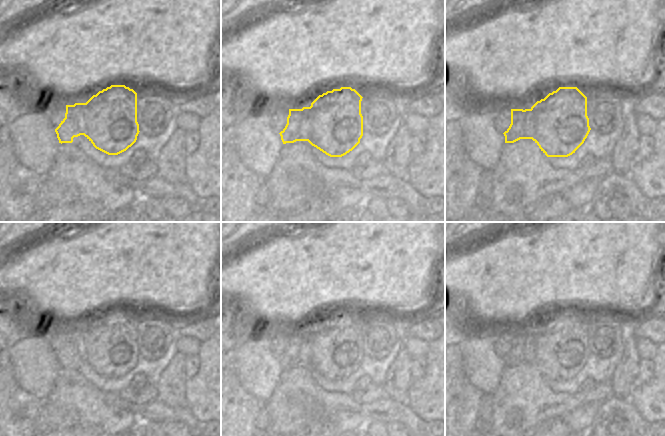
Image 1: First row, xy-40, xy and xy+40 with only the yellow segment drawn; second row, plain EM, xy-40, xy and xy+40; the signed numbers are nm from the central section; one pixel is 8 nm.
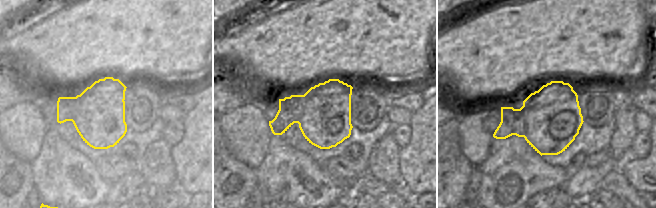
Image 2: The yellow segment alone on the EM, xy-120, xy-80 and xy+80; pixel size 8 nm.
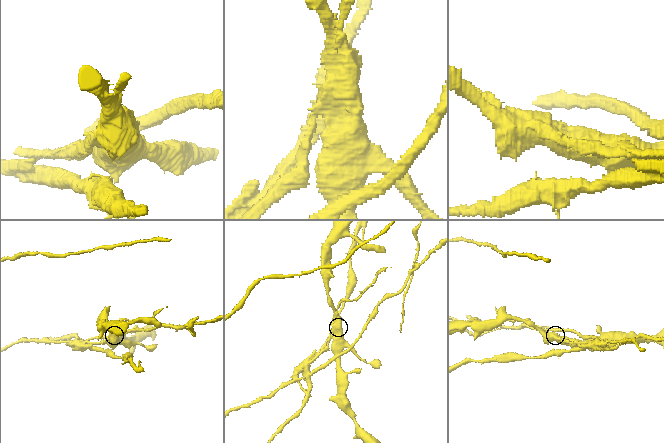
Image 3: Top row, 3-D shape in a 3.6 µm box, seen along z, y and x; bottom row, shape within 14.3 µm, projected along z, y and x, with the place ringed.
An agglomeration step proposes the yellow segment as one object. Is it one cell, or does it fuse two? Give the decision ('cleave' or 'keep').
cleave

